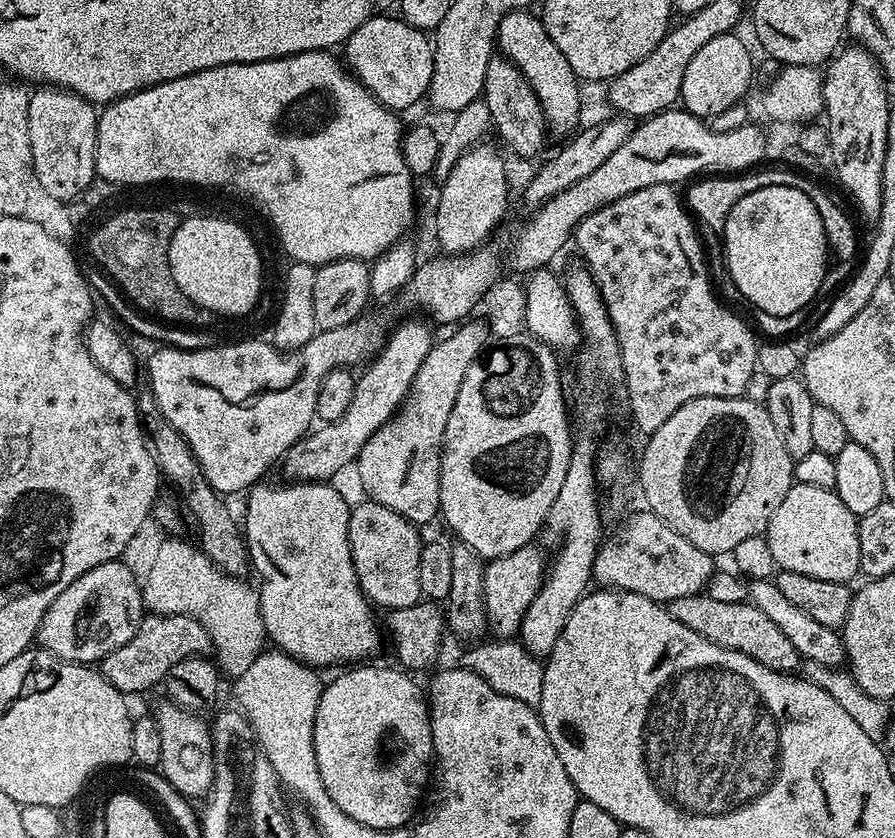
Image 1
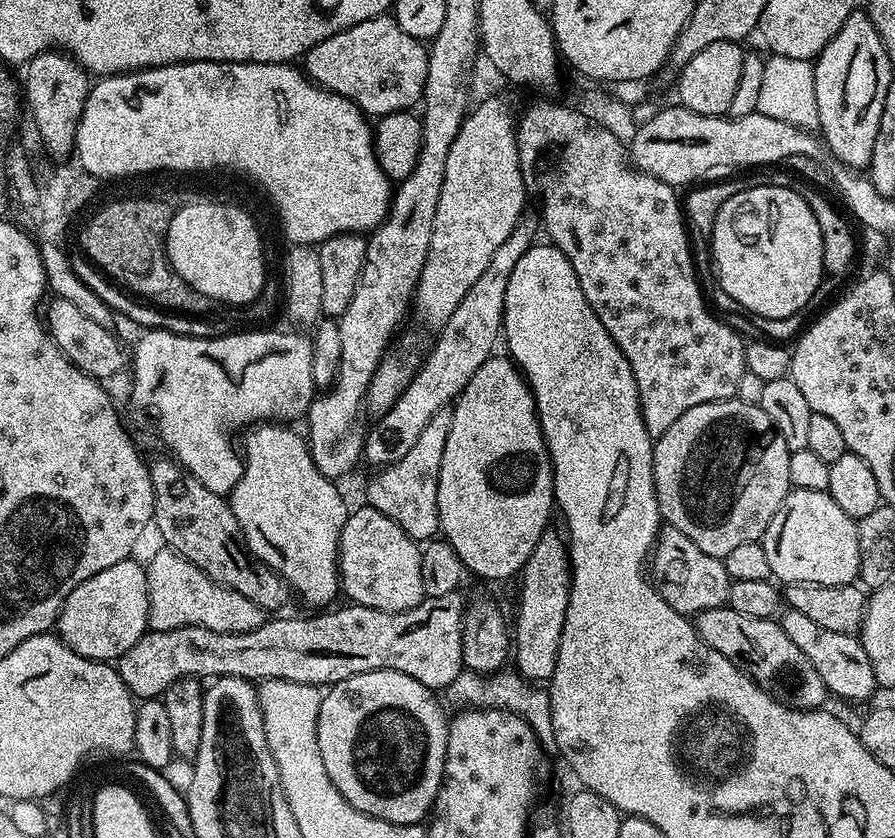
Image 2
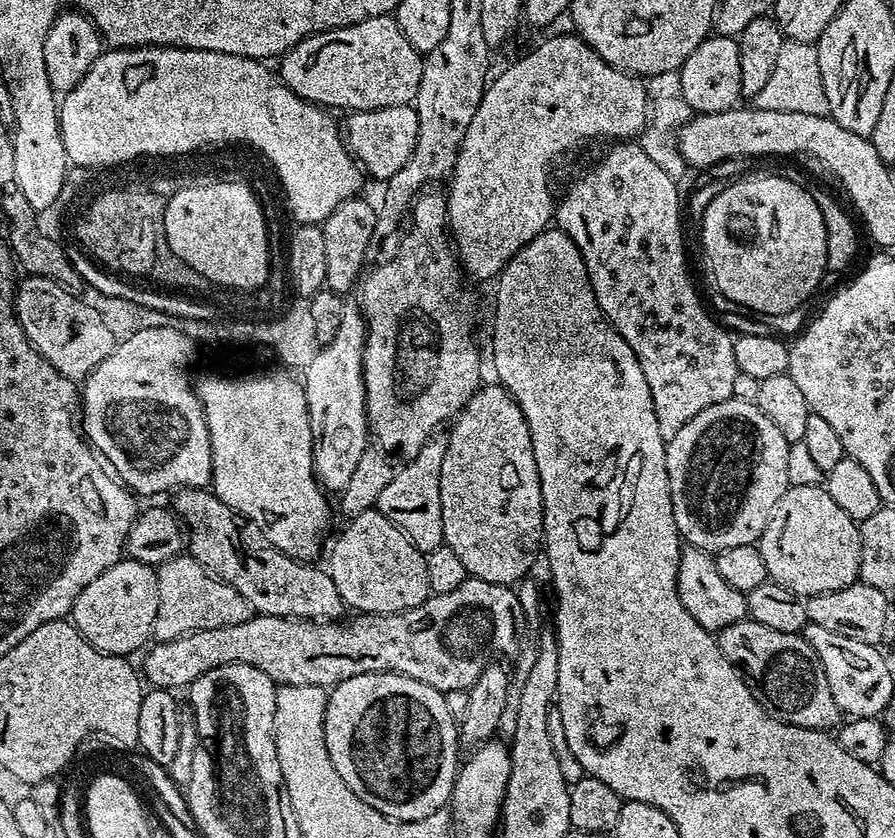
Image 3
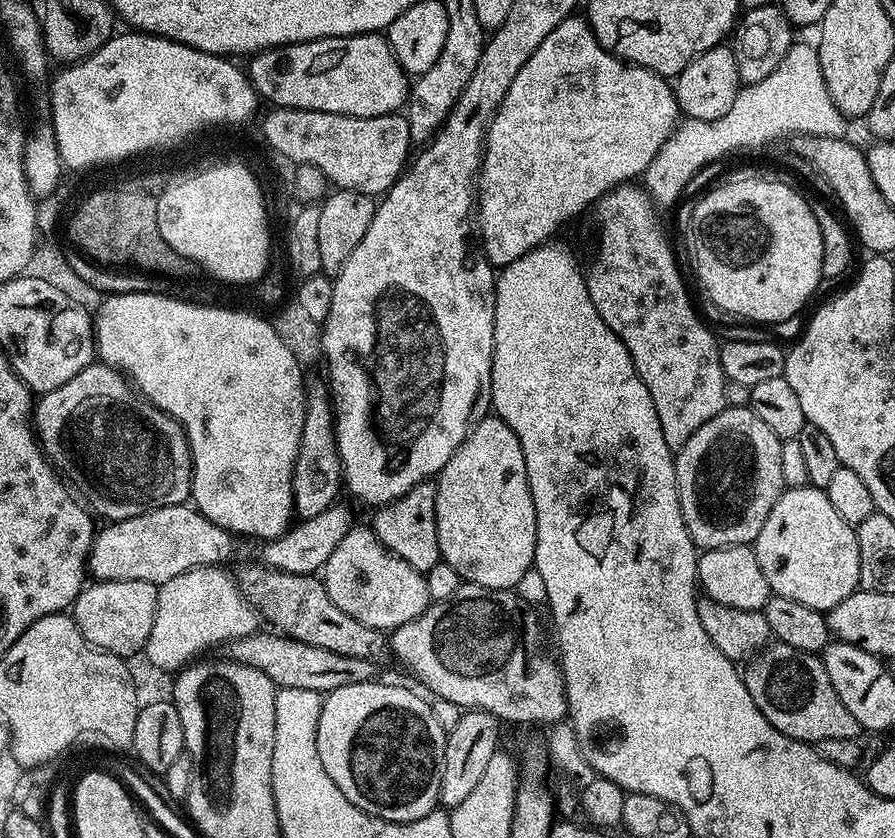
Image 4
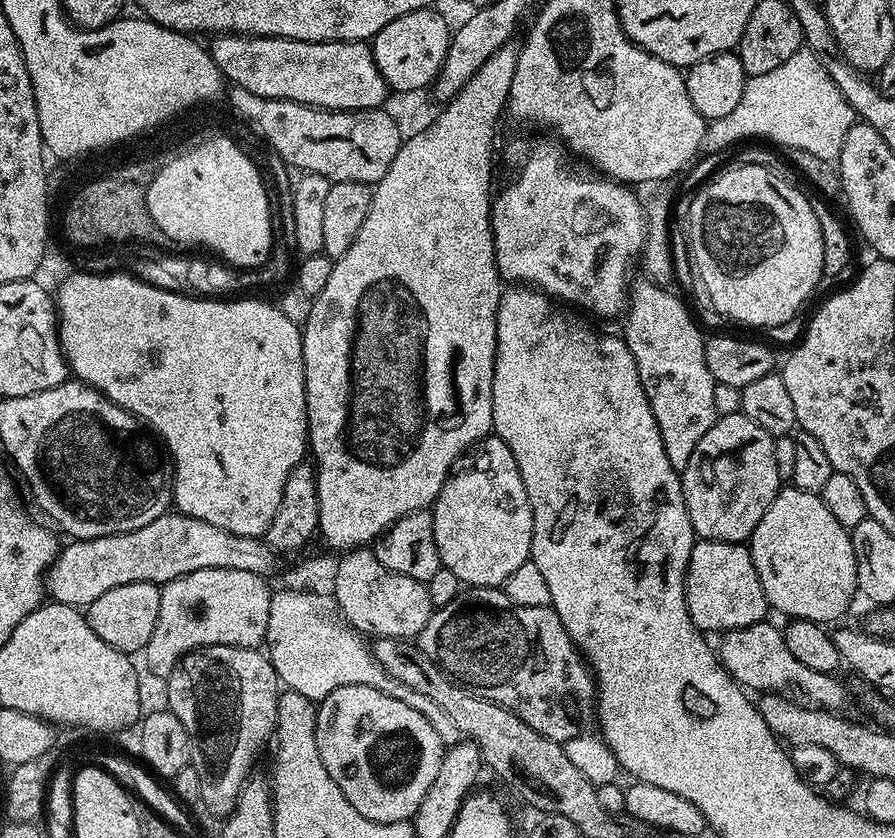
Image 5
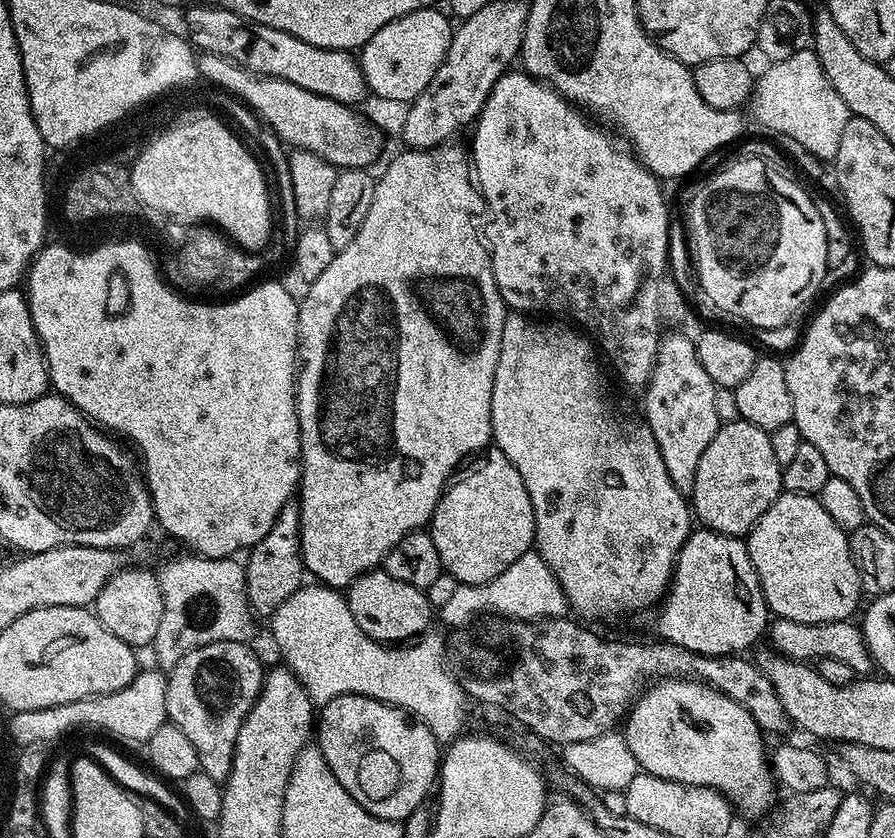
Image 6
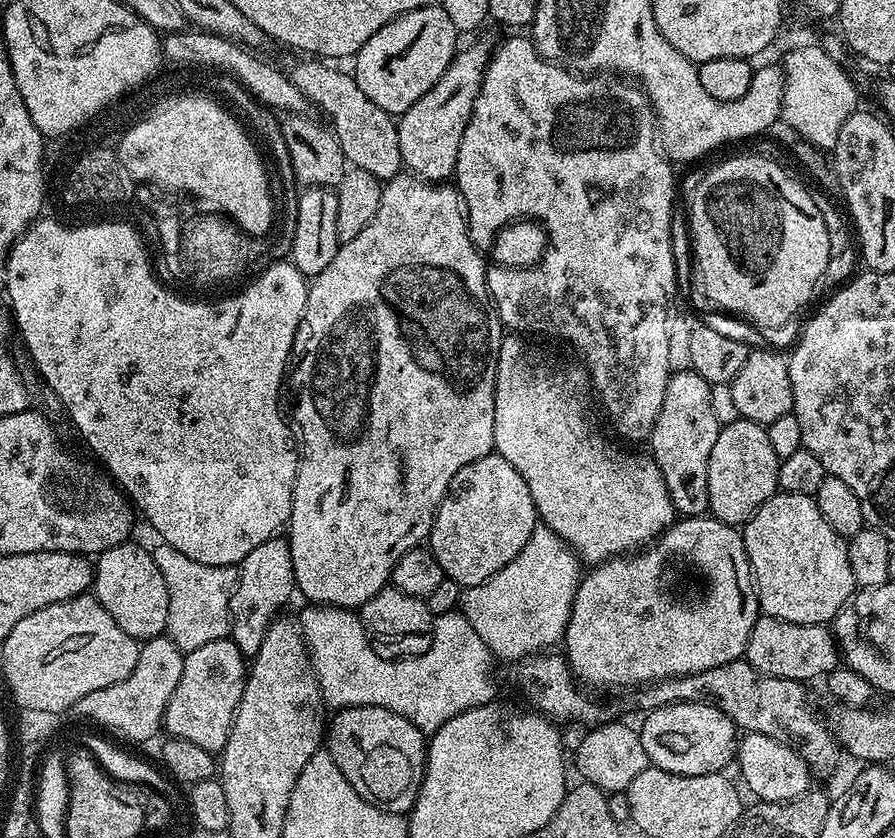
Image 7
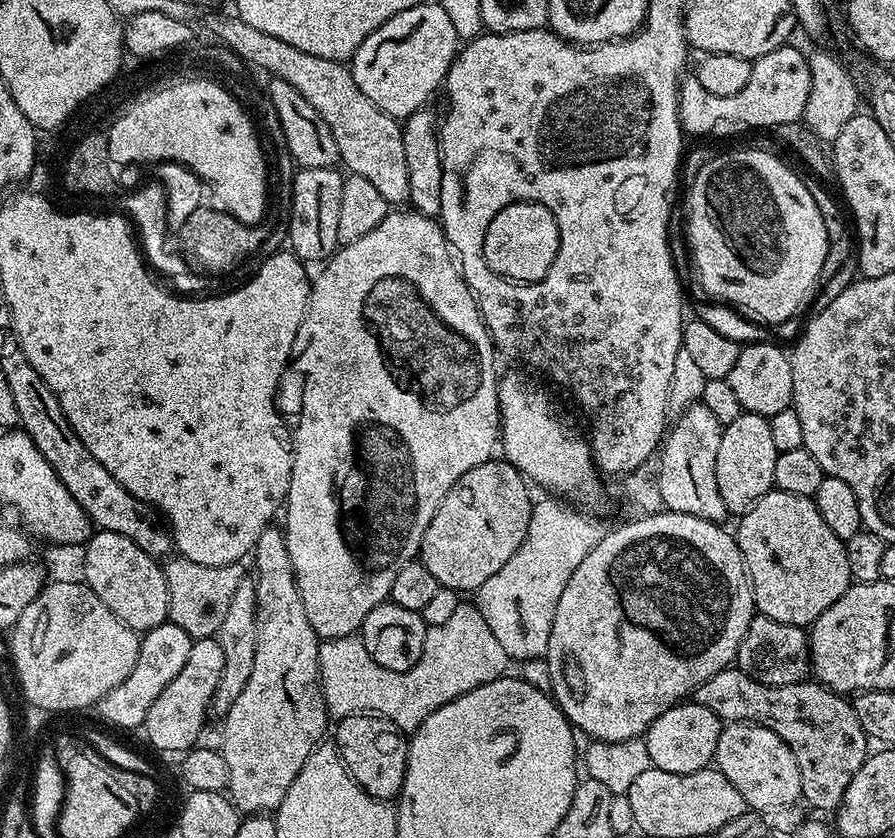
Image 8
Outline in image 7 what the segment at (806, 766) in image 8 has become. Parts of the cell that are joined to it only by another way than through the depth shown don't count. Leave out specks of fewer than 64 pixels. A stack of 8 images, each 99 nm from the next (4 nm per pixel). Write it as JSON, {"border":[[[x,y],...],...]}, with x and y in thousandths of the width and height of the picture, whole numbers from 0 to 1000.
{"border":[[[828,785],[793,800],[734,811],[716,820],[711,835],[720,847],[741,845],[744,840],[796,840],[813,853],[823,870],[856,876],[856,881],[869,881],[869,885],[883,890],[903,911],[908,927],[916,928],[933,919],[939,897],[941,902],[941,889],[928,868],[916,860],[898,821],[902,820],[893,811],[851,804]]]}

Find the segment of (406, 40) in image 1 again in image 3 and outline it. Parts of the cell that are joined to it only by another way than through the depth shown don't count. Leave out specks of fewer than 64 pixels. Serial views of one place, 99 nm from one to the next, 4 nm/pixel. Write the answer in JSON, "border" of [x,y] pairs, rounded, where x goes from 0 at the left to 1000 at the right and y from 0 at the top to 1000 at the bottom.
{"border":[[[441,18],[409,21],[385,33],[356,38],[353,43],[333,50],[312,68],[311,94],[341,124],[352,124],[363,131],[385,129],[385,135],[427,131],[436,126],[460,124],[467,112],[467,98],[472,98],[474,67],[465,62],[445,31]]]}

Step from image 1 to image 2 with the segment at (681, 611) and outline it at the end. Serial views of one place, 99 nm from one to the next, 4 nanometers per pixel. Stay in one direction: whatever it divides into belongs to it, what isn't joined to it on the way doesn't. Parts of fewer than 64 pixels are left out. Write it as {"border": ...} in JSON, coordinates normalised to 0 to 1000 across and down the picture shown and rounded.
{"border":[[[816,724],[784,728],[775,737],[778,755],[790,773],[802,776],[819,792],[821,797],[834,803],[853,825],[866,831],[874,840],[883,845],[892,845],[895,850],[906,850],[922,844],[921,834],[927,827],[918,809],[914,809],[914,800],[909,800],[909,790],[878,761],[875,743],[866,739],[842,737],[842,733],[825,733],[825,728]]]}

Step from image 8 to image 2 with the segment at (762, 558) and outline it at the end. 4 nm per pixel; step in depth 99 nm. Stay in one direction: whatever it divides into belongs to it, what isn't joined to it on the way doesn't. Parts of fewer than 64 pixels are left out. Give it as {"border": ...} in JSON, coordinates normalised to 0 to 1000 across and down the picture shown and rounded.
{"border":[[[885,582],[854,634],[851,648],[863,687],[876,697],[941,700],[953,696],[961,685],[956,628],[958,622],[932,599],[928,587]]]}

